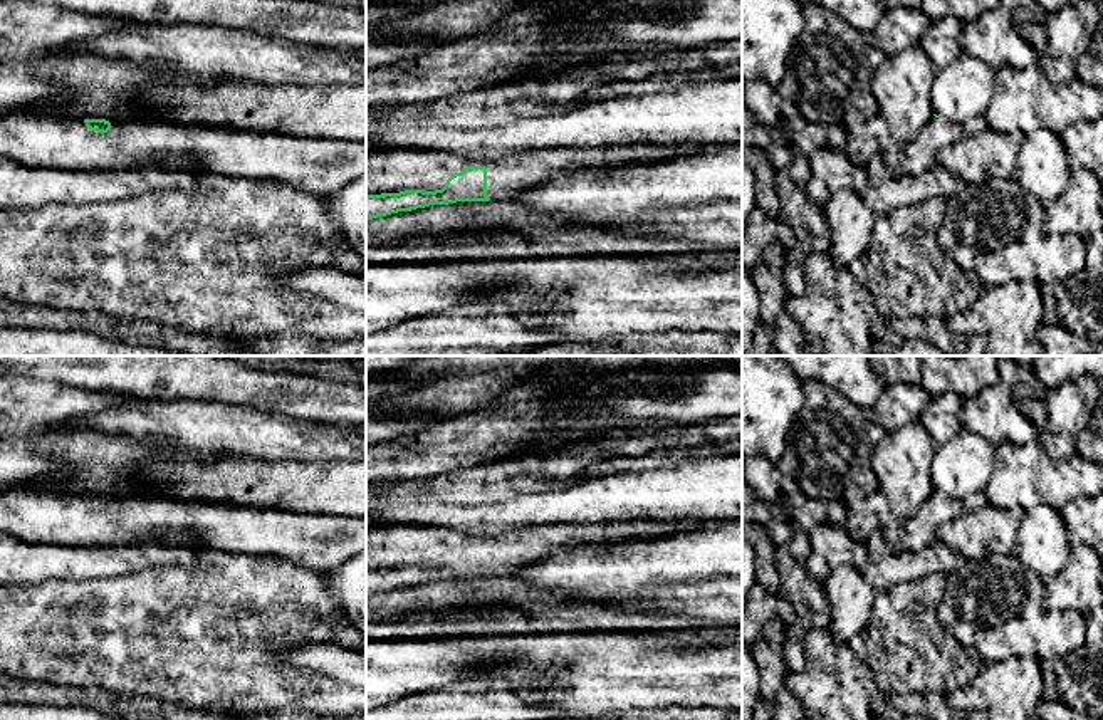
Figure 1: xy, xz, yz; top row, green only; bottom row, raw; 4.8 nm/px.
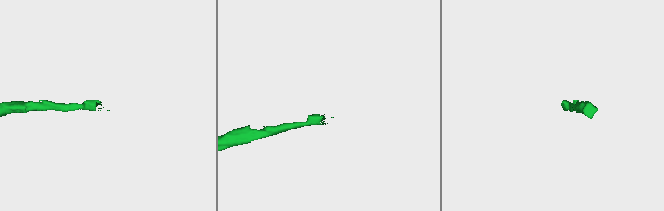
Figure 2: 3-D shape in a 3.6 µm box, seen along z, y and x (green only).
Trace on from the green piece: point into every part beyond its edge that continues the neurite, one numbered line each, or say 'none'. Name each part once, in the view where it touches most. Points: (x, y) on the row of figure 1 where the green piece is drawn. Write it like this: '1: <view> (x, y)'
1: xz (386, 172)

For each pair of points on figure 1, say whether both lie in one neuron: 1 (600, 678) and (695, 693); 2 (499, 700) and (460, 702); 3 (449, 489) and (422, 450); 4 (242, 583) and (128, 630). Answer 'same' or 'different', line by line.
1: same
2: same
3: different
4: same

